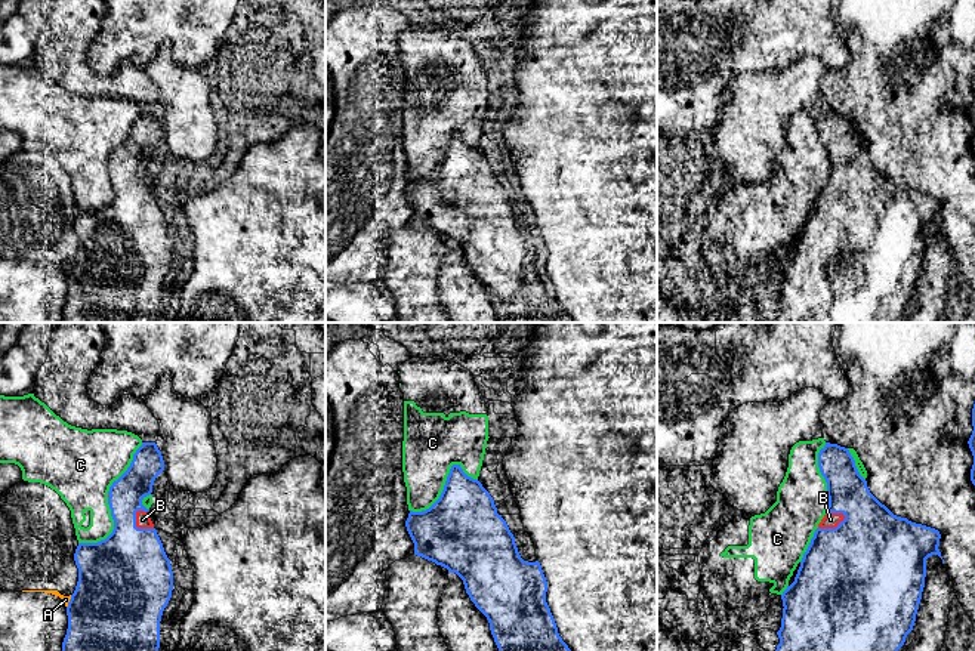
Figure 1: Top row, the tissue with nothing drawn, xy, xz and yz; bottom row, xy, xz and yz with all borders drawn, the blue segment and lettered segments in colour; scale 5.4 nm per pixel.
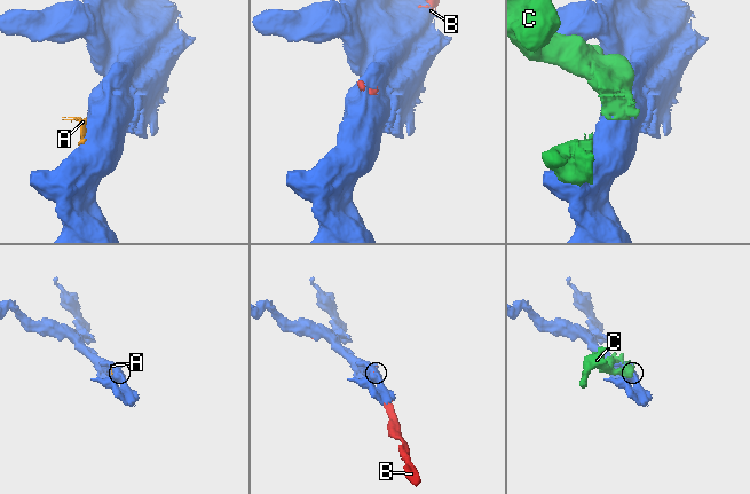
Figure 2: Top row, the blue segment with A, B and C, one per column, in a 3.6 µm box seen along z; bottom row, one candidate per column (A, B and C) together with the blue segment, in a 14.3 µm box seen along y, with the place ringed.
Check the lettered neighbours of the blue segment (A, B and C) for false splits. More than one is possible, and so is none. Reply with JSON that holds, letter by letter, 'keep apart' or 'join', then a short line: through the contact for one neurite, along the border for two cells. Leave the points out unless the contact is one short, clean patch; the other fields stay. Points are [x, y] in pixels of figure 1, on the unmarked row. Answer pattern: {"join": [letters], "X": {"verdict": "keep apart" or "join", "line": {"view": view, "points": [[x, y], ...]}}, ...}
{"join": ["B"], "A": {"verdict": "keep apart"}, "B": {"verdict": "join"}, "C": {"verdict": "keep apart"}}

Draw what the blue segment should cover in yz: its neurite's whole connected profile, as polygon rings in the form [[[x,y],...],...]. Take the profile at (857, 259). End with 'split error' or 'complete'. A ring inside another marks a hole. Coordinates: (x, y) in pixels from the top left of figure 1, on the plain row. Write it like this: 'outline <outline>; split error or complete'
outline [[[826,111],[826,114],[818,121],[818,136],[827,151],[829,175],[824,186],[814,201],[814,206],[811,207],[806,220],[803,222],[794,250],[787,254],[781,263],[784,277],[781,296],[777,300],[780,312],[777,314],[775,323],[897,323],[898,318],[904,314],[907,303],[913,299],[916,290],[916,283],[925,256],[926,228],[932,223],[938,223],[942,228],[938,217],[941,203],[935,197],[897,185],[885,173],[882,173],[870,161],[867,149],[860,144],[855,135],[855,129],[848,117]]]; split error

